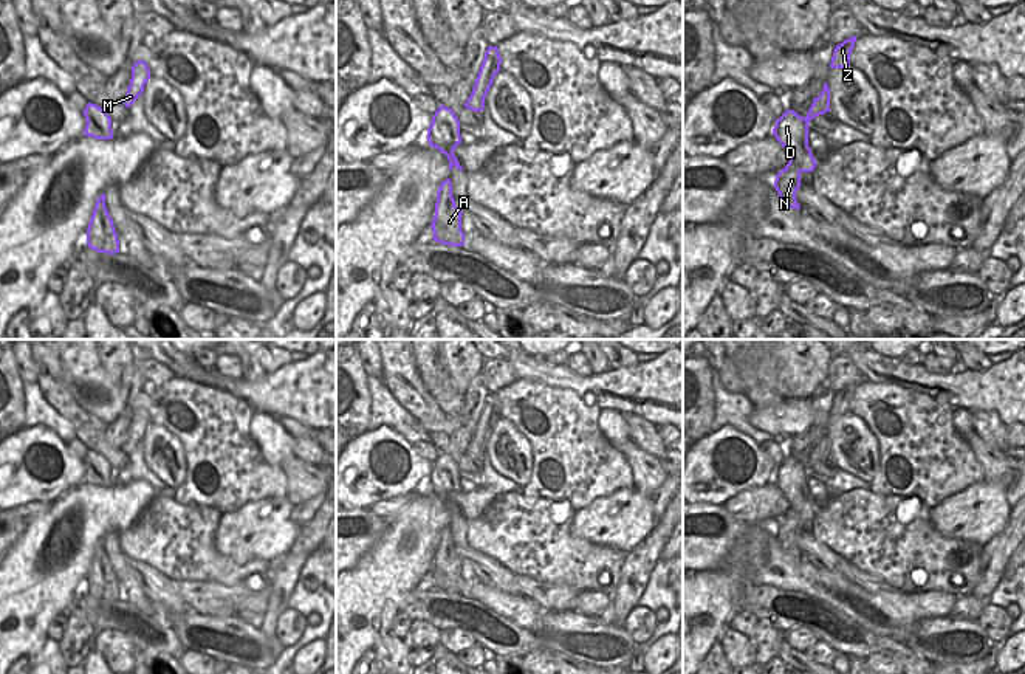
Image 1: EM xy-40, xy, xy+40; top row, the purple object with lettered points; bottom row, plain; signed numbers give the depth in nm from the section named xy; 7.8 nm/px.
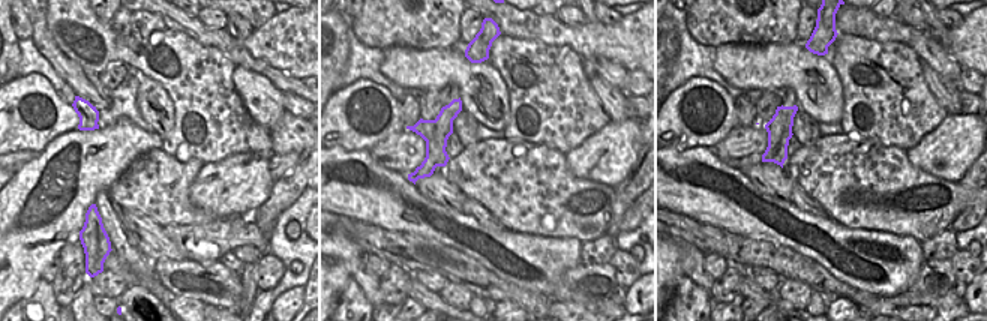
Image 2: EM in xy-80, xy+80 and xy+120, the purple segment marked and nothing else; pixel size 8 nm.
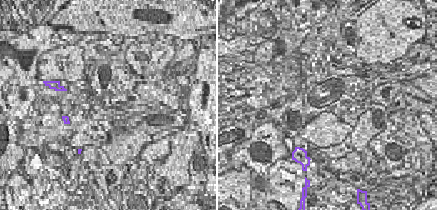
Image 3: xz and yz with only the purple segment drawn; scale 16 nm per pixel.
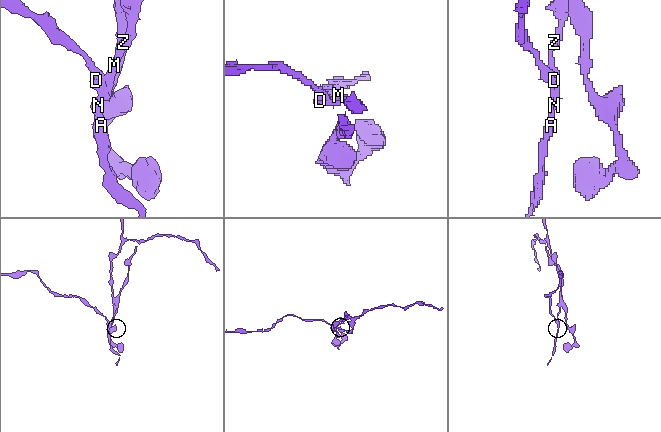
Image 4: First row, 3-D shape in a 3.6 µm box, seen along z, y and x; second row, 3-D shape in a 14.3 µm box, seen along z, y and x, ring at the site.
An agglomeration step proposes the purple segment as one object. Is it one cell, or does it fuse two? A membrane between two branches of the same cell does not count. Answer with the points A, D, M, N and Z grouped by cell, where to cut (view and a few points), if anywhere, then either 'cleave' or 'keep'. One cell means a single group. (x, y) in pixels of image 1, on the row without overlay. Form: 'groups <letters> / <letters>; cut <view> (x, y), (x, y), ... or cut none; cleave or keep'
groups A M N Z / D; cut xy+40 (784, 493), (790, 488), (807, 495); cleave

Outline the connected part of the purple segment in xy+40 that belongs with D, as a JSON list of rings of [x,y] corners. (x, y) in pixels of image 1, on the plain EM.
[[[787,457],[779,466],[776,466],[773,482],[782,494],[785,494],[788,488],[794,493],[808,494],[808,474],[805,465],[797,462],[794,457]]]

